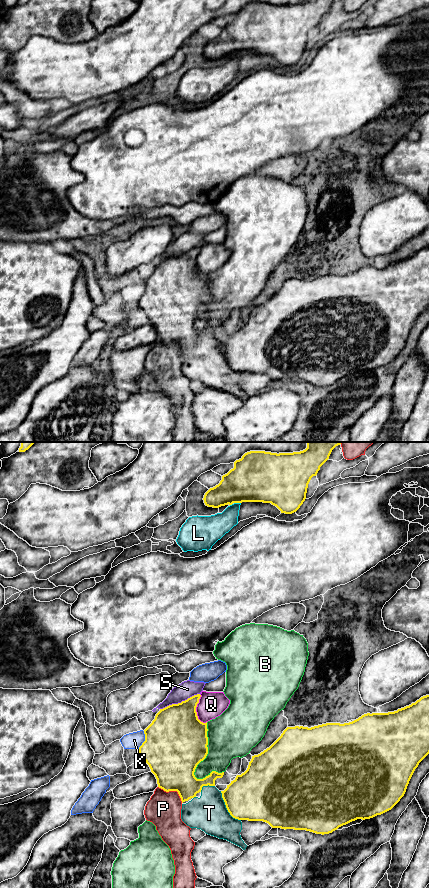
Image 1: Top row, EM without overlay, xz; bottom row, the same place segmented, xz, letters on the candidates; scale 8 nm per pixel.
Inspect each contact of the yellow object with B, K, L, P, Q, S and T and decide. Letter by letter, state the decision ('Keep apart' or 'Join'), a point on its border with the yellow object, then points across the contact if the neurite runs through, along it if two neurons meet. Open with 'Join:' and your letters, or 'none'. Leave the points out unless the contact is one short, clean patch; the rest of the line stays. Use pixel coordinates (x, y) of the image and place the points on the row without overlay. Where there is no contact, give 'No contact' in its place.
Join: T
B: Keep apart. Touches yellow at xz (207, 303)
K: Keep apart. Touches yellow at xz (145, 292)
L: Keep apart. Touches yellow at xz (237, 54)
P: Keep apart. Touches yellow at xz (173, 342)
Q: Keep apart. Touches yellow at xz (195, 262)
S: Keep apart. Touches yellow at xz (179, 255)
T: Join. Touches yellow at xz (226, 359)

